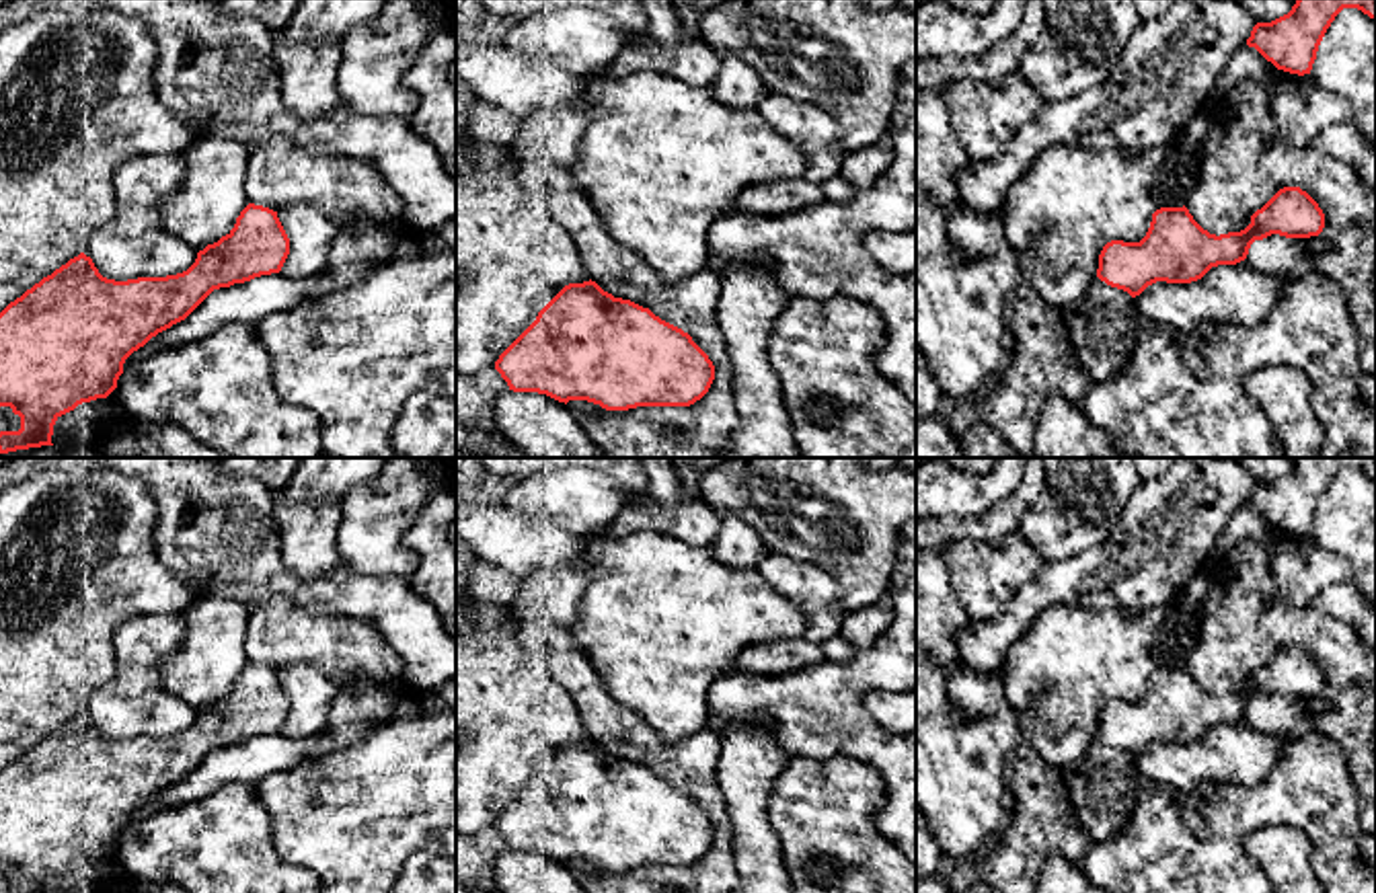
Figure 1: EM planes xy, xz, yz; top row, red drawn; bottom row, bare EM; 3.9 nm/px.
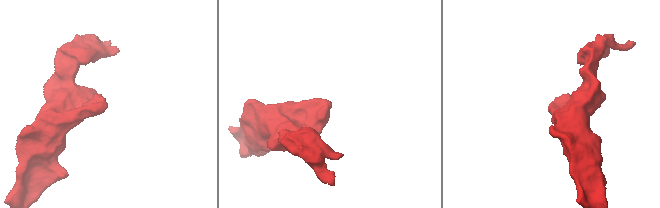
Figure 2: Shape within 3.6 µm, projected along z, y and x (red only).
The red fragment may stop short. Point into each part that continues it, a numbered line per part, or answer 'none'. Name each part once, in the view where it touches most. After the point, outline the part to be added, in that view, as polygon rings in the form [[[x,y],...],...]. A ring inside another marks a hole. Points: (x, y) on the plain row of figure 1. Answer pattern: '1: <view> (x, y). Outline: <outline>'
none

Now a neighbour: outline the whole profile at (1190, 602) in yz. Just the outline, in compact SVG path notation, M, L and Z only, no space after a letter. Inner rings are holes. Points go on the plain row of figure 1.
M1197 573L1173 599L1179 610L1177 628L1158 640L1156 653L1189 655L1201 638L1203 606L1210 593L1210 573Z

